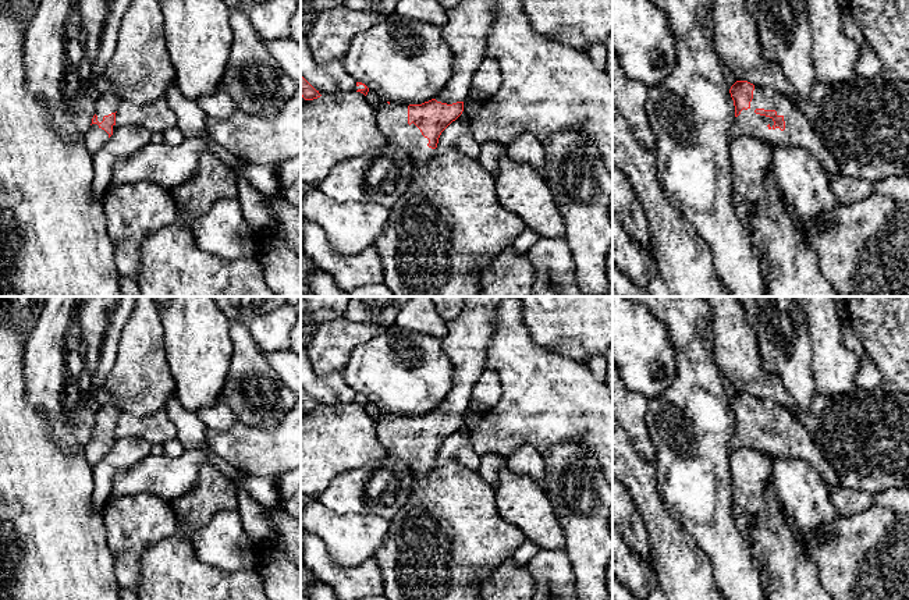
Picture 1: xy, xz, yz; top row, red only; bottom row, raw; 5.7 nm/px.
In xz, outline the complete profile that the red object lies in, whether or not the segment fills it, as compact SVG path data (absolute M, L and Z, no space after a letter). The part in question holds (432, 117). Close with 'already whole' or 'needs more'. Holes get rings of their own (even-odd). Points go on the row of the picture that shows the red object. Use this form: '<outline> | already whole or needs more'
M461 0L452 8L445 10L448 21L443 26L443 38L452 53L452 75L437 96L422 104L383 103L376 109L376 120L380 131L395 145L404 148L413 163L422 163L436 155L441 132L464 111L464 100L471 93L471 82L475 72L486 58L486 40L494 22L494 0Z | needs more

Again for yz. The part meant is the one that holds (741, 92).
M736 81L729 89L735 106L731 136L754 136L773 149L799 146L813 155L830 175L839 175L839 166L820 135L792 100L775 88Z | needs more

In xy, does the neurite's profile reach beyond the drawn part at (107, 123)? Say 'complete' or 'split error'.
split error

